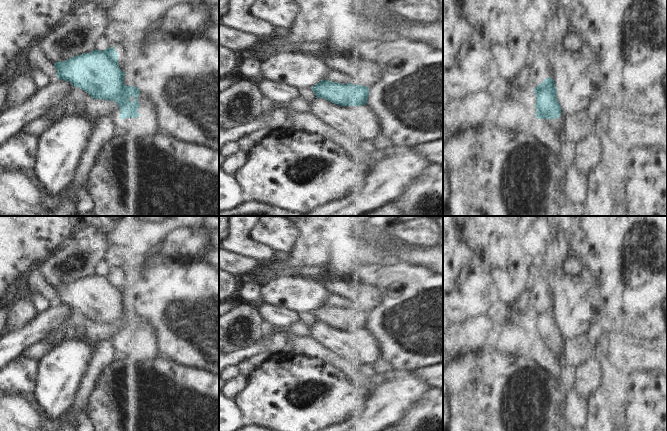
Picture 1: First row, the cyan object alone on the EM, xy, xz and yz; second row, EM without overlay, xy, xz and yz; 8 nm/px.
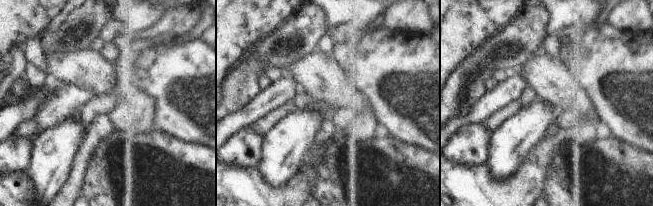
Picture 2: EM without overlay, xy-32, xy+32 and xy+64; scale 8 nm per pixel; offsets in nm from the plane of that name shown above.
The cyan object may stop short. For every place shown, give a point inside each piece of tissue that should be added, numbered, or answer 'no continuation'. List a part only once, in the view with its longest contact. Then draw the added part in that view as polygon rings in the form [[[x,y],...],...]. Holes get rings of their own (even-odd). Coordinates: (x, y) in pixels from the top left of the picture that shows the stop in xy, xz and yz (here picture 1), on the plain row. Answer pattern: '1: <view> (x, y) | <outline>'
1: yz (557, 347) | [[[560,342],[557,343],[550,343],[550,346],[557,351],[558,353],[562,353],[562,347],[560,345]]]

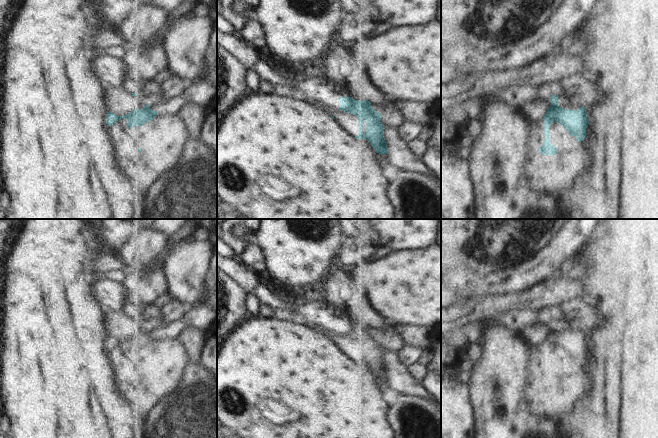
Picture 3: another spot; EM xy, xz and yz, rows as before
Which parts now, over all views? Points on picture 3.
1: xy (119, 325) | [[[105,310],[103,326],[106,336],[112,336],[117,340],[123,340],[134,333],[142,334],[146,329],[146,322],[142,318],[133,320],[122,311]]]

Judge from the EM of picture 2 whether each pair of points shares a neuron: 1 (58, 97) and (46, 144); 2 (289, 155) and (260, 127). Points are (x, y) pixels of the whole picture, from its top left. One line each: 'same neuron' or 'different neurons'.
1: different neurons
2: different neurons

